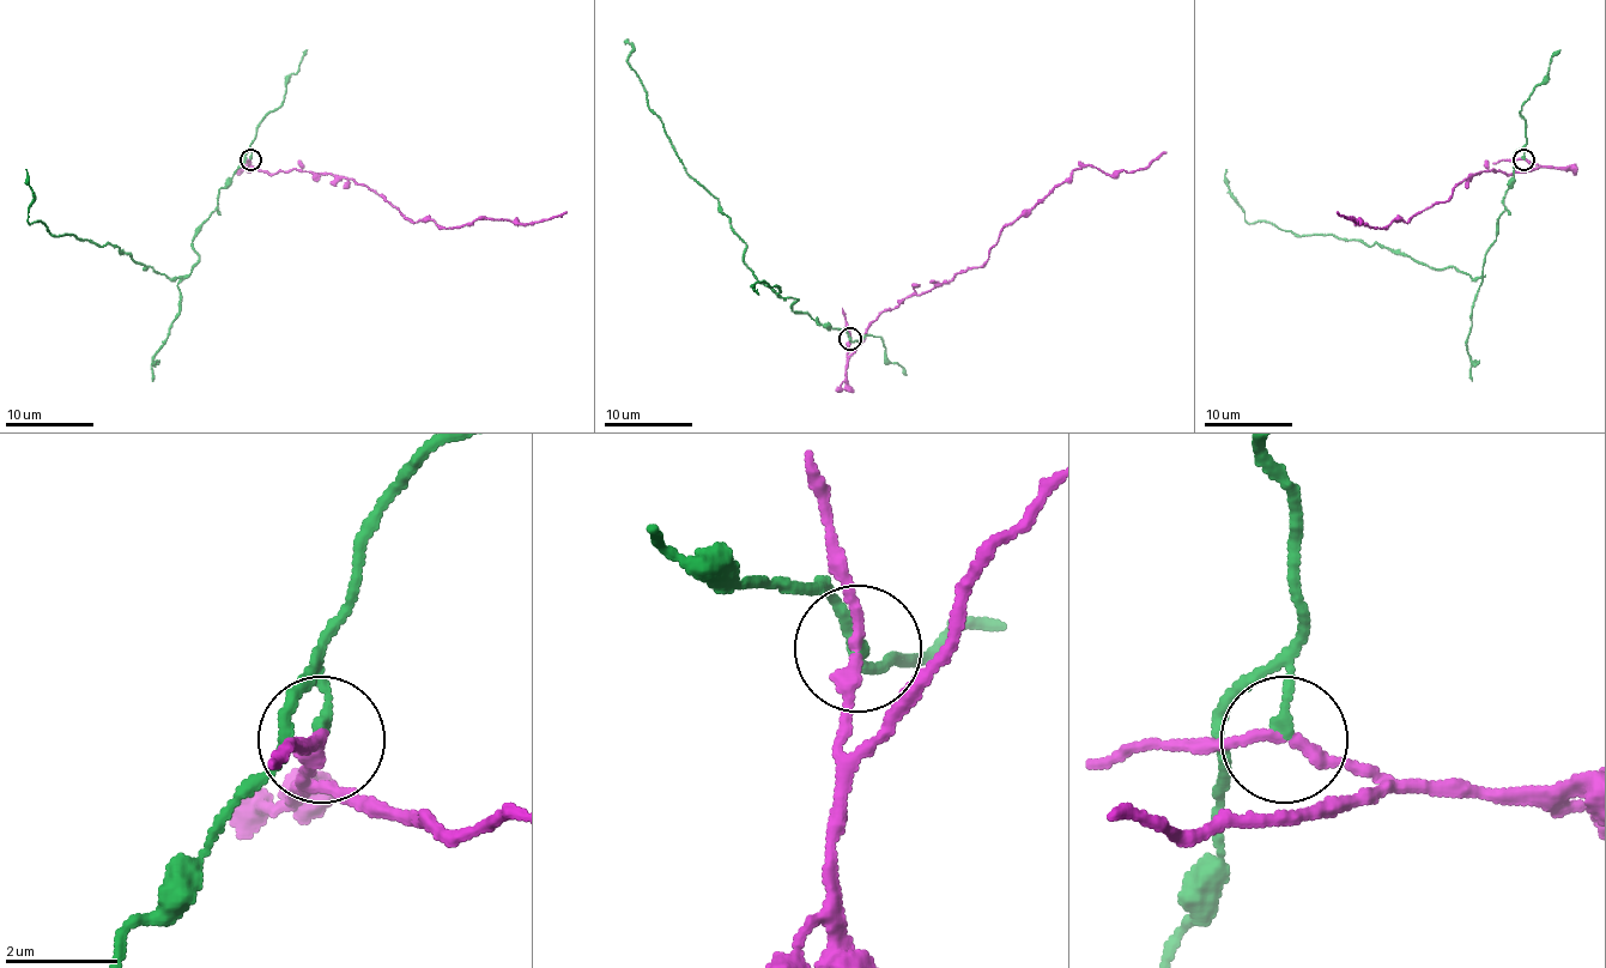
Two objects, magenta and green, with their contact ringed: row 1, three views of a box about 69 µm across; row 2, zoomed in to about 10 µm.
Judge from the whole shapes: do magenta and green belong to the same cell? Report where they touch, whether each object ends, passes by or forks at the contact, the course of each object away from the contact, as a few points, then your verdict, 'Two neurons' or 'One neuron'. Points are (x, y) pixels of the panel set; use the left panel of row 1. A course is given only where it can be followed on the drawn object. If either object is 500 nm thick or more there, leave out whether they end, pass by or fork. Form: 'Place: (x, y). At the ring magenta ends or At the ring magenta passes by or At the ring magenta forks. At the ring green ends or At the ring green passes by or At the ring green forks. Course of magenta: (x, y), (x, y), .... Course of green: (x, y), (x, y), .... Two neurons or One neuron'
Place: (250, 159). At the ring magenta passes by. At the ring green ends. Course of magenta: (250, 159), (268, 173), (296, 169), (353, 177), (406, 217), (458, 229), (477, 217), (534, 224), (565, 211). Course of green: (250, 159), (249, 149), (193, 240), (198, 264), (167, 277), (120, 248), (29, 222), (34, 193), (25, 169). Two neurons

